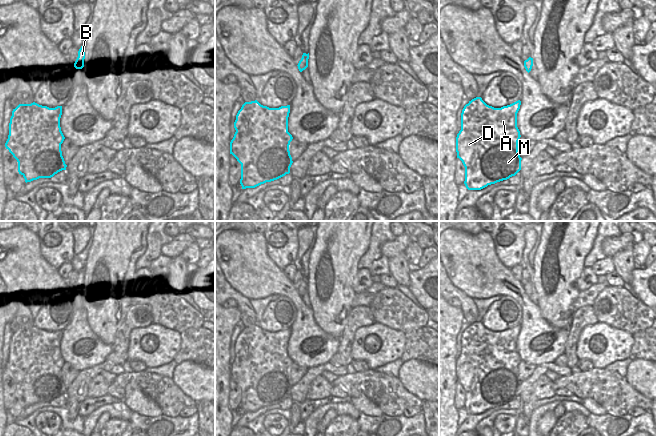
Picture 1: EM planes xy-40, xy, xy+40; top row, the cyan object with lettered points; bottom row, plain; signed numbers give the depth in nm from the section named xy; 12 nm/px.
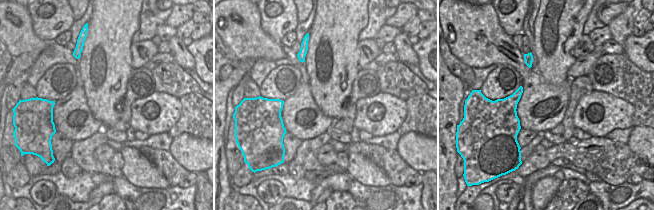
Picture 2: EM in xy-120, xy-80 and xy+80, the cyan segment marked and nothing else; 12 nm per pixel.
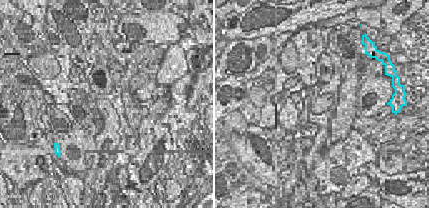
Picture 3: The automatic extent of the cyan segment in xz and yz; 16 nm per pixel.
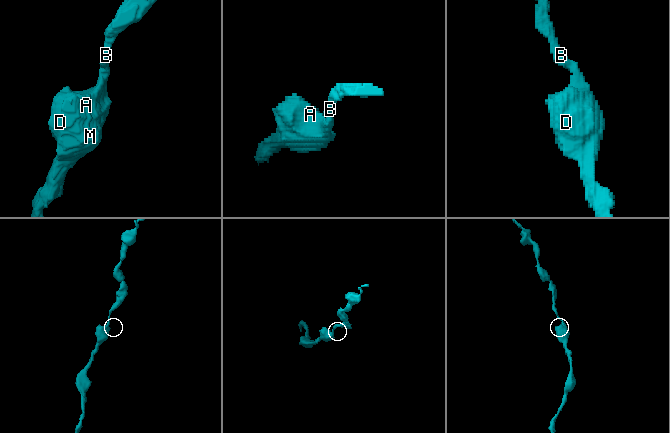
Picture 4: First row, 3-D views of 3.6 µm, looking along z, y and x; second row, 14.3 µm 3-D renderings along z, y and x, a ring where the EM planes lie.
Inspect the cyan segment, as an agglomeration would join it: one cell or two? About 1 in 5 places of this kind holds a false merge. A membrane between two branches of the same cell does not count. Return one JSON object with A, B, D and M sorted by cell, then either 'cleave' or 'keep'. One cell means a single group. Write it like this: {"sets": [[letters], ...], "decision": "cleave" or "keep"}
{"sets": [["A", "B", "D", "M"]], "decision": "keep"}

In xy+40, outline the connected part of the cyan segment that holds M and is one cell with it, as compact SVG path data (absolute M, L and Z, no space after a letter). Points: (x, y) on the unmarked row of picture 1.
M481 321L469 325L461 337L461 354L456 361L456 376L465 391L464 408L468 414L481 414L488 409L507 404L521 394L517 351L518 324L501 332L487 329Z

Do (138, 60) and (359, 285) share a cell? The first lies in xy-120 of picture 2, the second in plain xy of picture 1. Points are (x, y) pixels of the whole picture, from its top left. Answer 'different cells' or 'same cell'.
same cell

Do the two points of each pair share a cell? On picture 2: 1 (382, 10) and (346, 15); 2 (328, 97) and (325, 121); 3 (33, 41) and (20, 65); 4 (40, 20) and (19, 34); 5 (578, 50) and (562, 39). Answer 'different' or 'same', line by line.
1: different
2: different
3: different
4: different
5: different

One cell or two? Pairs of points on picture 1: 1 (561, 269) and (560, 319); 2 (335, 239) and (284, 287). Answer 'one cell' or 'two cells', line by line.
1: one cell
2: two cells

